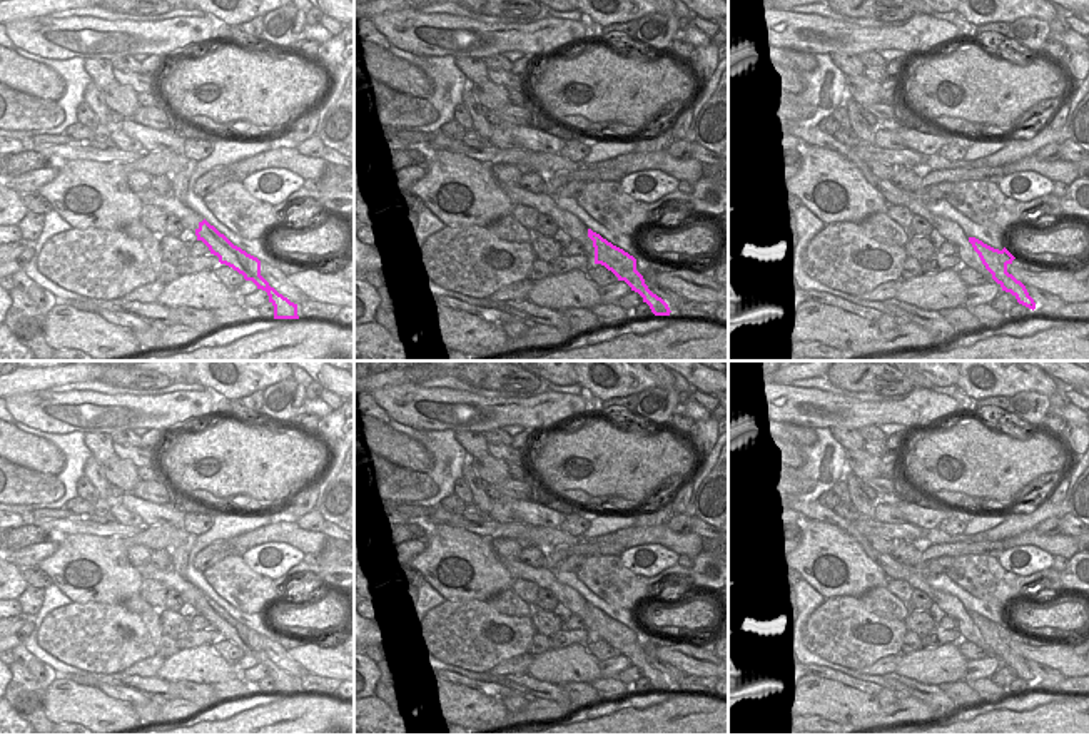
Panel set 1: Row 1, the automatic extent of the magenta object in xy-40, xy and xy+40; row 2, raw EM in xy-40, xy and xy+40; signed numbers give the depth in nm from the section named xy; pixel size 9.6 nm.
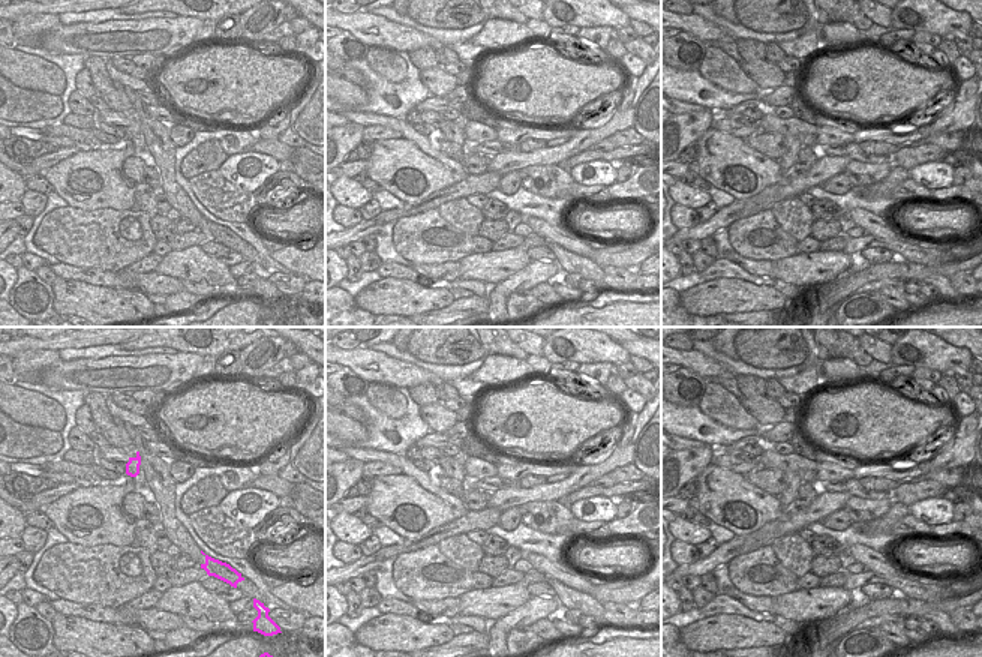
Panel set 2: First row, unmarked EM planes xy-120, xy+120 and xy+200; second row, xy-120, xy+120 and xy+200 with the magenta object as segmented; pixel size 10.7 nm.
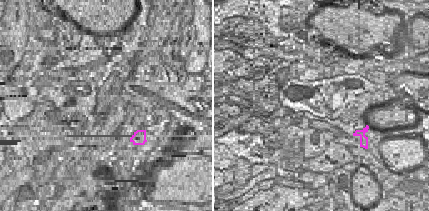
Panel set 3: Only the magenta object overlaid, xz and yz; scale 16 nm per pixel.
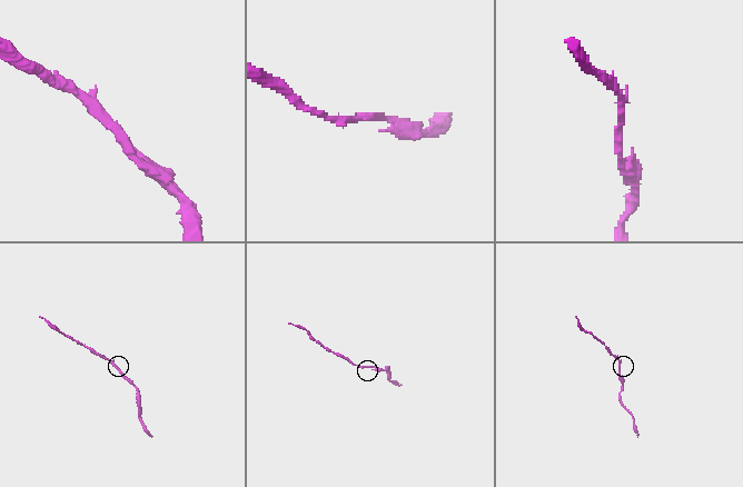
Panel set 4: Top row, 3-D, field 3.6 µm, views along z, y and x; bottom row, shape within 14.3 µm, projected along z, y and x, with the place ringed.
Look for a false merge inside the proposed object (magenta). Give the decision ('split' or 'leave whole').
split

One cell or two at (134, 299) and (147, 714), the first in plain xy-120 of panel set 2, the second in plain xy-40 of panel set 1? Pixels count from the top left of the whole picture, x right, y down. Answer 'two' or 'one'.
two

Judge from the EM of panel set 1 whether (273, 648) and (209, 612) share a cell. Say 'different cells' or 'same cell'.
same cell

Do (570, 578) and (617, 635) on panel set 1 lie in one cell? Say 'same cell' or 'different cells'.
different cells

